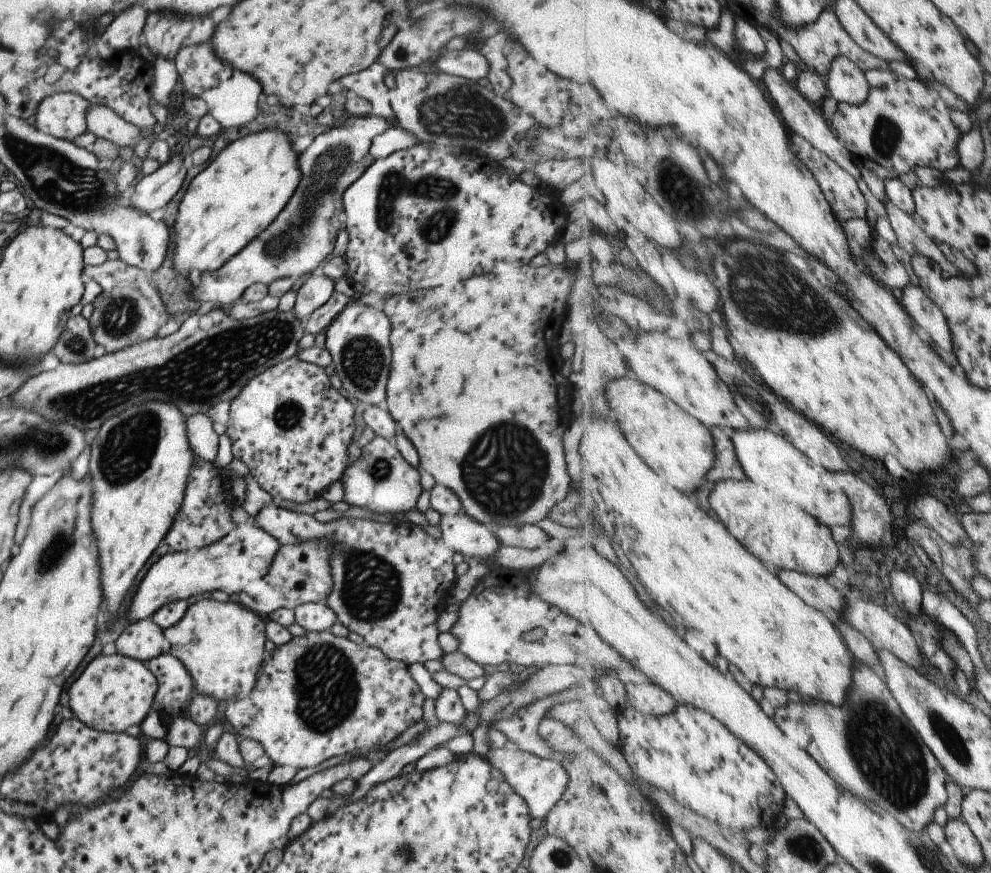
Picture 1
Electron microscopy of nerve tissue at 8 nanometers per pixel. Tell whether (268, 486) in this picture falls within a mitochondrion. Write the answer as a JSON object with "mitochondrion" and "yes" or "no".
{"mitochondrion":"no"}

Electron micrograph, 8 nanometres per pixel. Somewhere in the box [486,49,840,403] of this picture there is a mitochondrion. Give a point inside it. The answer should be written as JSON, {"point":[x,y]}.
{"point":[679,187]}

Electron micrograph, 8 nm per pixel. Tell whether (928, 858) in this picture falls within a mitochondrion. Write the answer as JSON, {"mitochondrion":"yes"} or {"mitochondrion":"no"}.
{"mitochondrion":"yes"}

